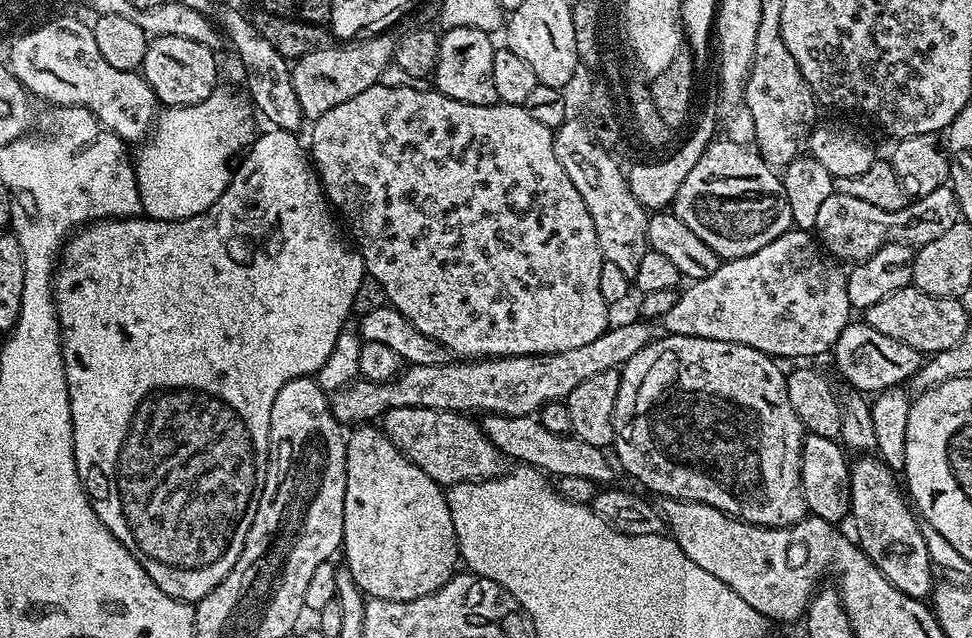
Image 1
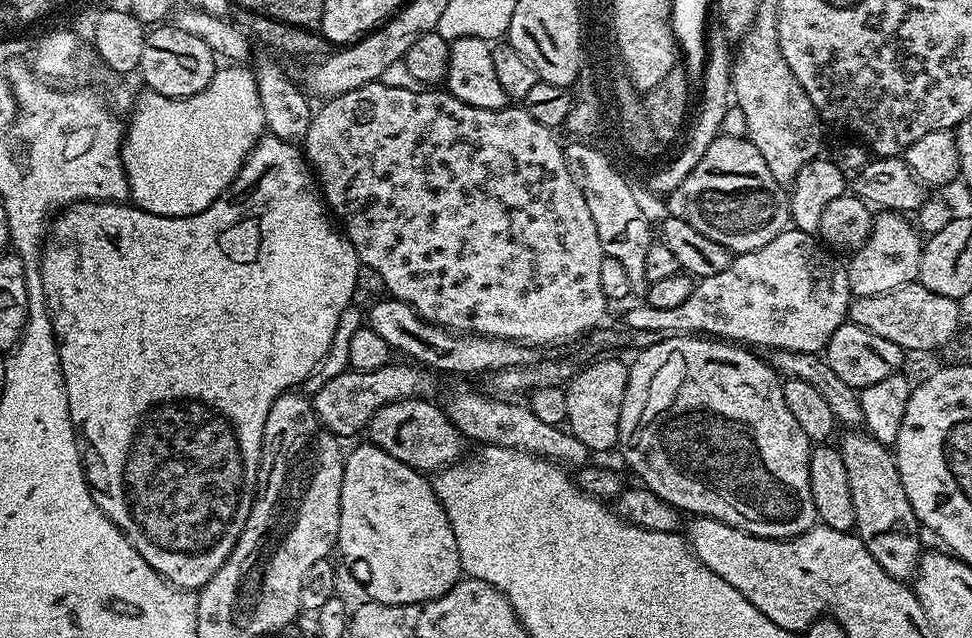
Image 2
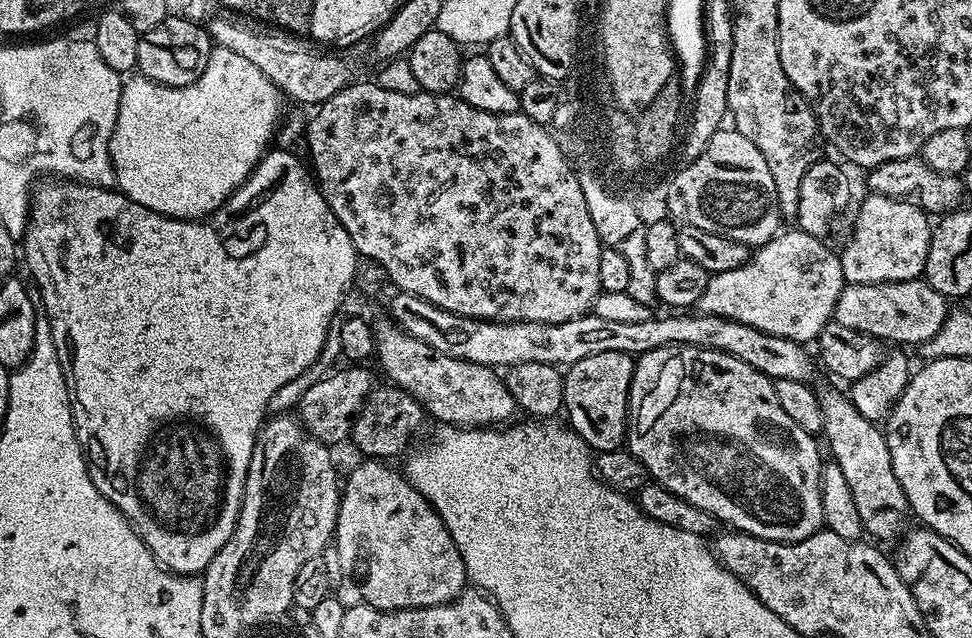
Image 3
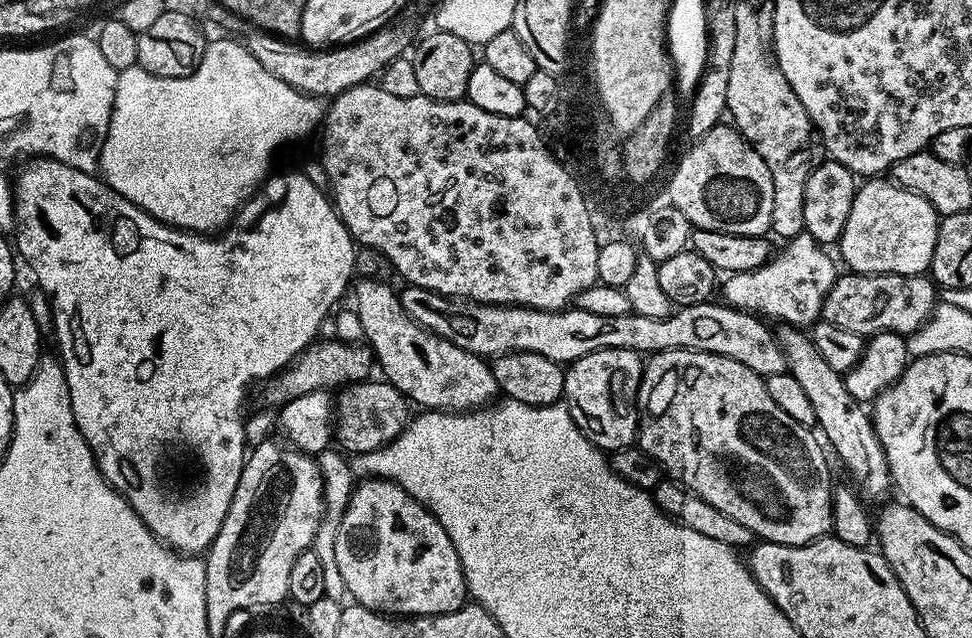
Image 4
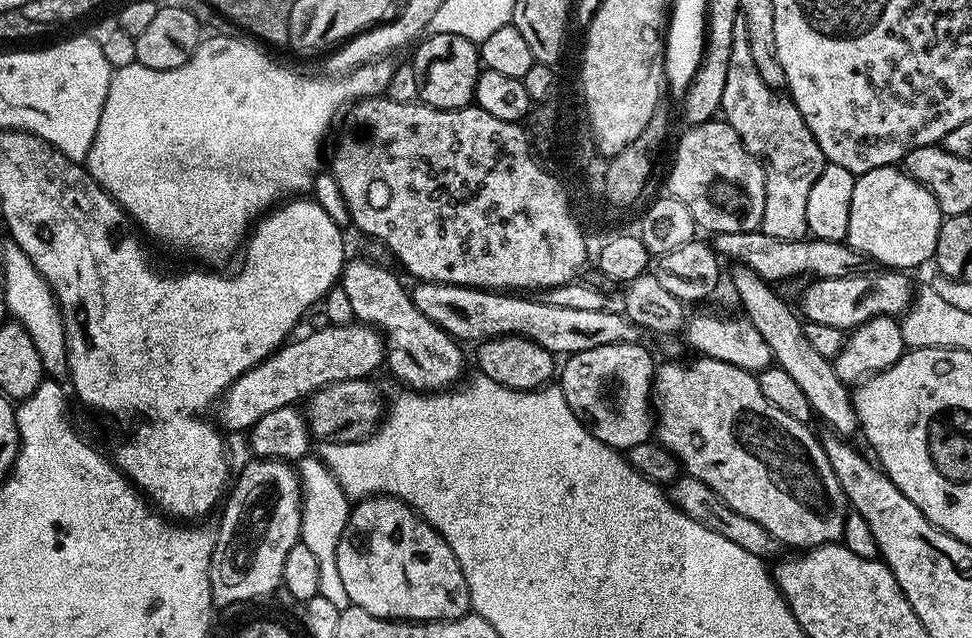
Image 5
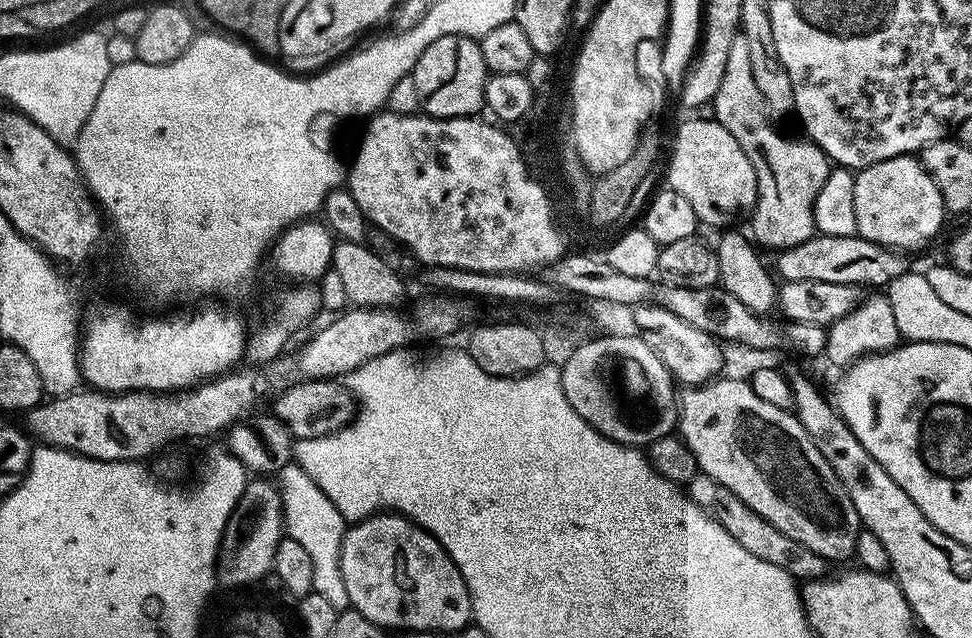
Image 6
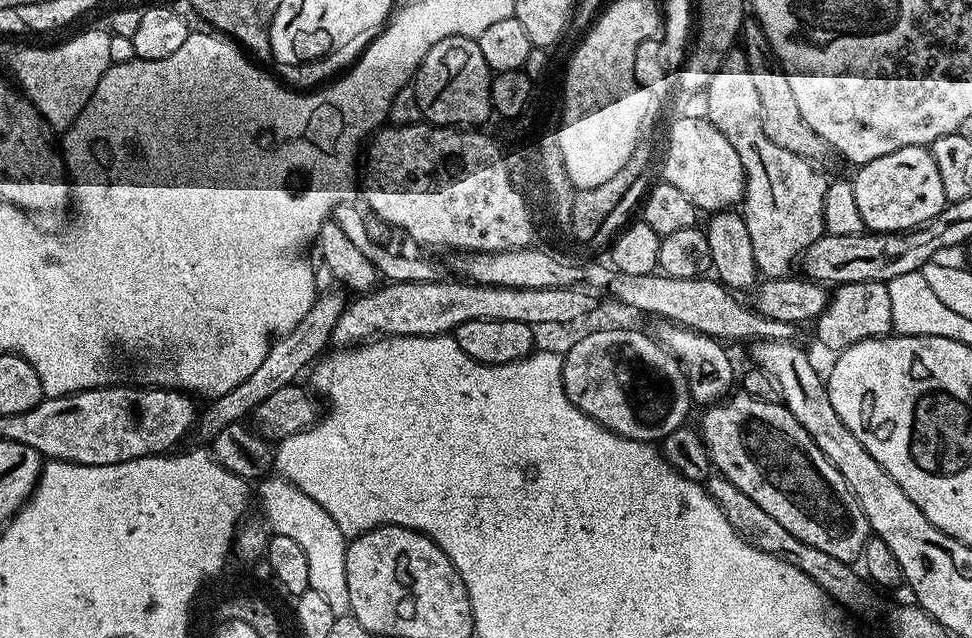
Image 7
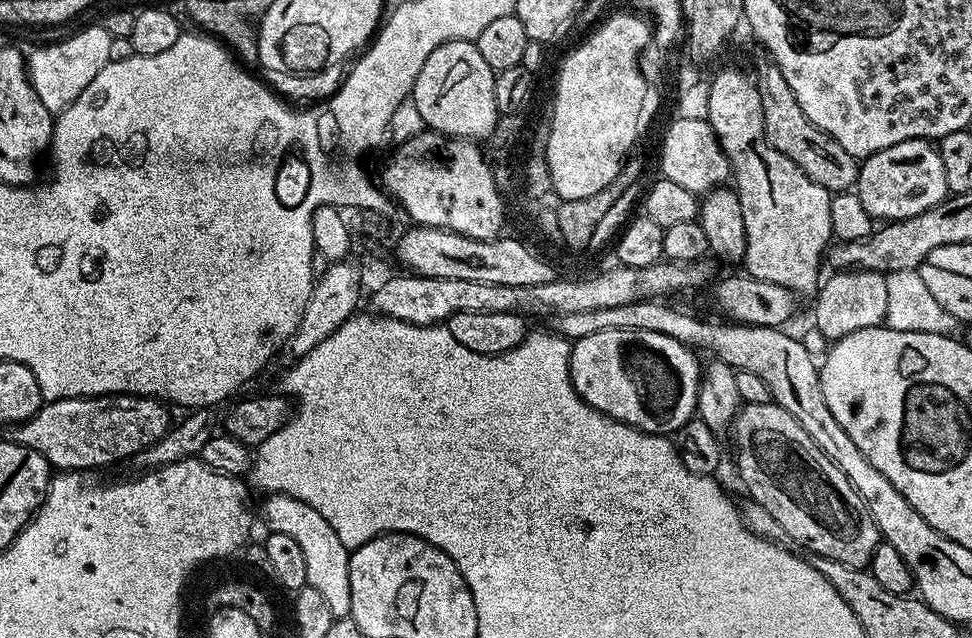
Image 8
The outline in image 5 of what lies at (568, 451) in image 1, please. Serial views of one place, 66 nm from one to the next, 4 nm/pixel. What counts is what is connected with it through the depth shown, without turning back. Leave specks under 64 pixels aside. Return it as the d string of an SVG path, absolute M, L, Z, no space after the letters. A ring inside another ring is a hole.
M349 259L338 284L350 297L356 320L371 324L383 333L386 368L404 383L401 385L405 389L419 393L451 389L465 375L464 352L460 349L463 347L414 306L409 289L404 289L403 282L394 273L392 268L380 268L368 260Z

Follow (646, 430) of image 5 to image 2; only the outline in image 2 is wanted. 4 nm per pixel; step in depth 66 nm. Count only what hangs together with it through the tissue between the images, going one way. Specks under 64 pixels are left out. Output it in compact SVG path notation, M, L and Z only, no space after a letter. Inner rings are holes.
M596 360L567 381L567 427L593 453L614 447L616 439L620 436L620 415L624 412L624 396L629 395L628 370L629 365L620 360Z

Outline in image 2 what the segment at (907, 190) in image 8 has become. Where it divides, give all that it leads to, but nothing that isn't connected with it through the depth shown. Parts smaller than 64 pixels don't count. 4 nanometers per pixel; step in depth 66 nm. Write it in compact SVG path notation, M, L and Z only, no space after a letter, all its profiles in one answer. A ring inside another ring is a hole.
M881 211L872 221L868 240L851 253L852 261L847 261L851 295L886 294L898 286L913 283L920 275L923 249L921 233L907 215Z

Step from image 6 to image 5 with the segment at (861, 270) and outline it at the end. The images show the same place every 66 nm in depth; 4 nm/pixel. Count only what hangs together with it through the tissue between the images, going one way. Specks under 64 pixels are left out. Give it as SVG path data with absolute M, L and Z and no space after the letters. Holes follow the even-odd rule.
M738 230L737 232L717 232L711 237L710 243L716 255L725 261L736 260L741 265L753 268L763 280L777 282L788 280L791 276L808 276L804 278L842 278L851 276L861 267L862 257L846 242L830 242L805 238L802 240L783 240L770 238L770 234L754 230Z

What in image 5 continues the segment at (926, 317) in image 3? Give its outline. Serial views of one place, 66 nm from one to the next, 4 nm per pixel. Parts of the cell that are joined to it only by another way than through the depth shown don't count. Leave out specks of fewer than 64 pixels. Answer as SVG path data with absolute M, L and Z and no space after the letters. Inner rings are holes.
M857 270L851 276L842 278L816 278L804 288L800 296L799 311L807 323L822 322L826 326L838 326L851 330L870 322L870 318L879 316L899 317L912 305L914 283L907 271L876 270L880 272L864 272Z

